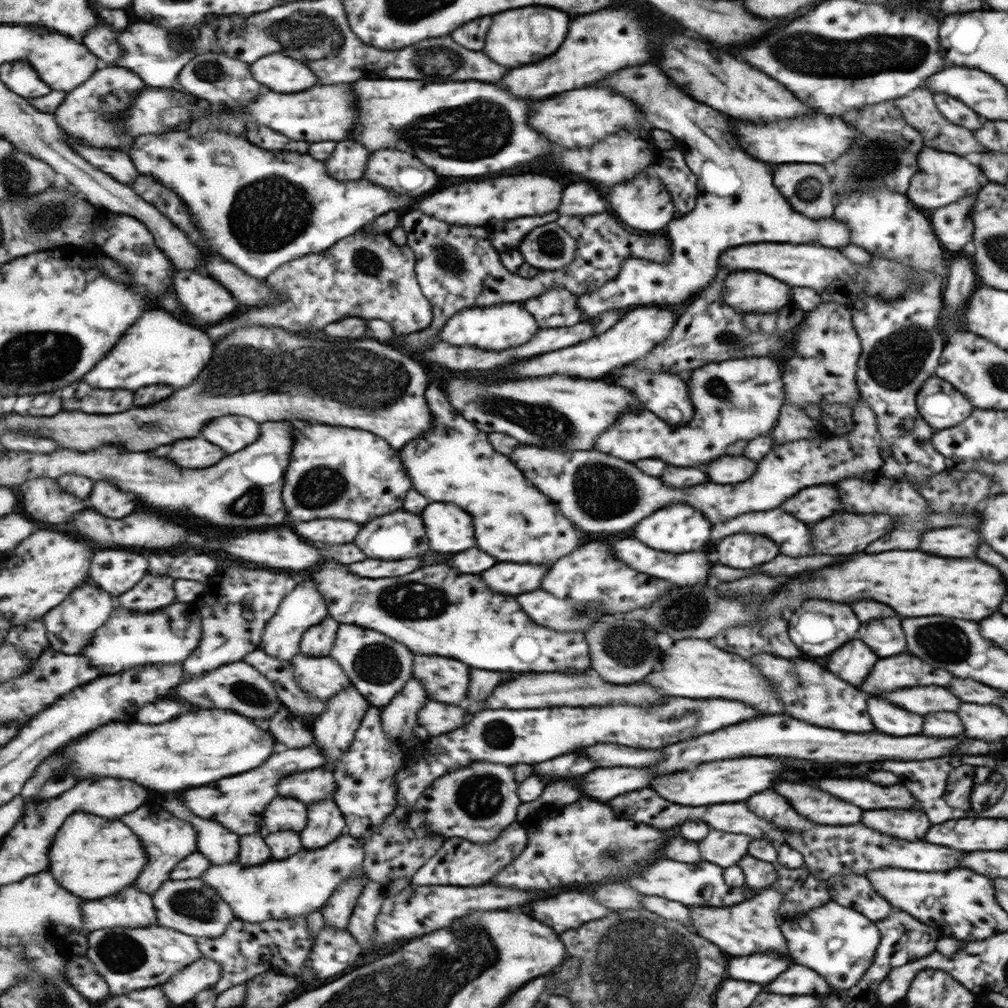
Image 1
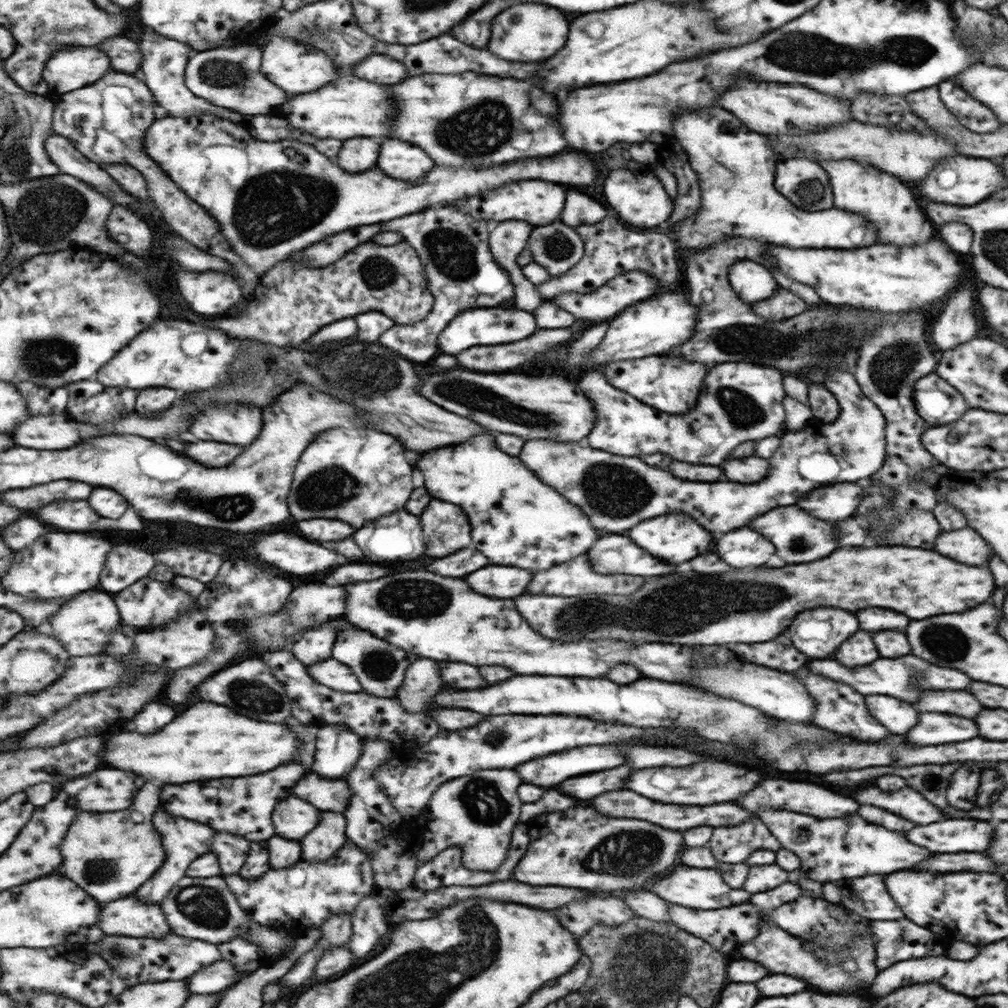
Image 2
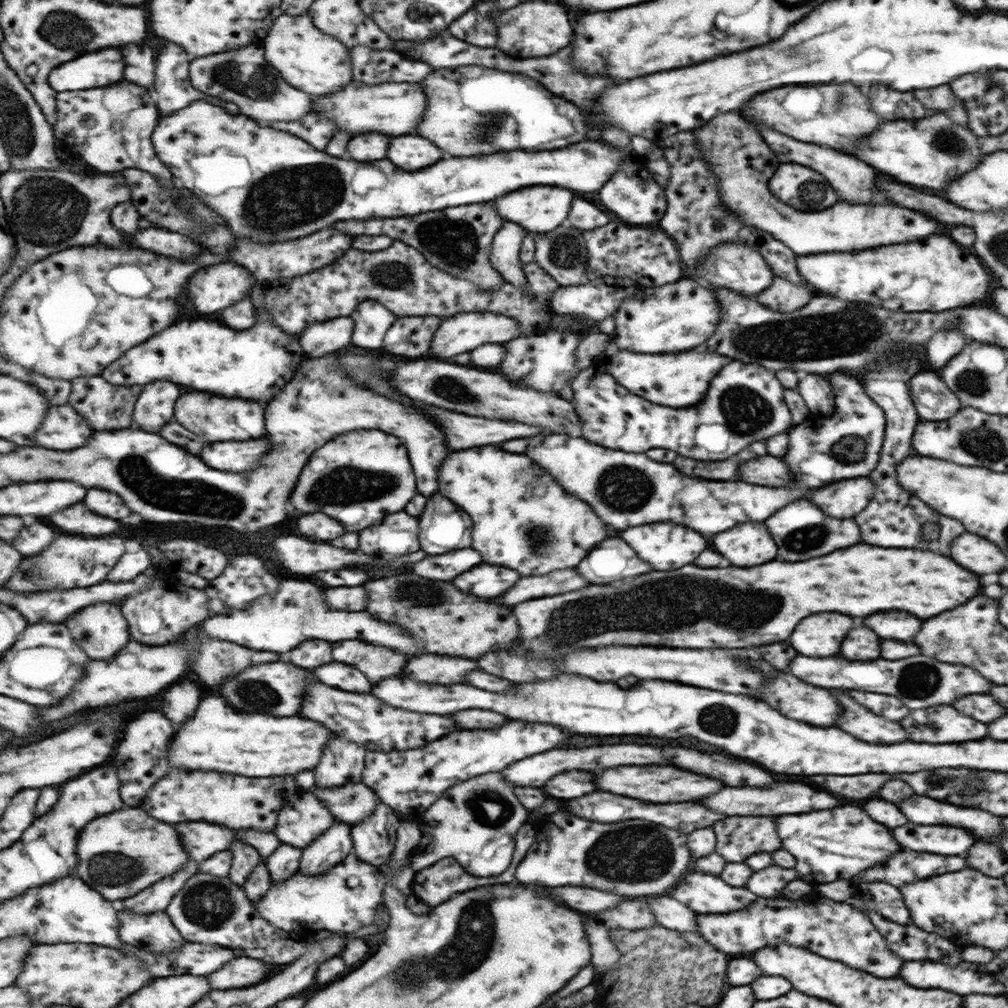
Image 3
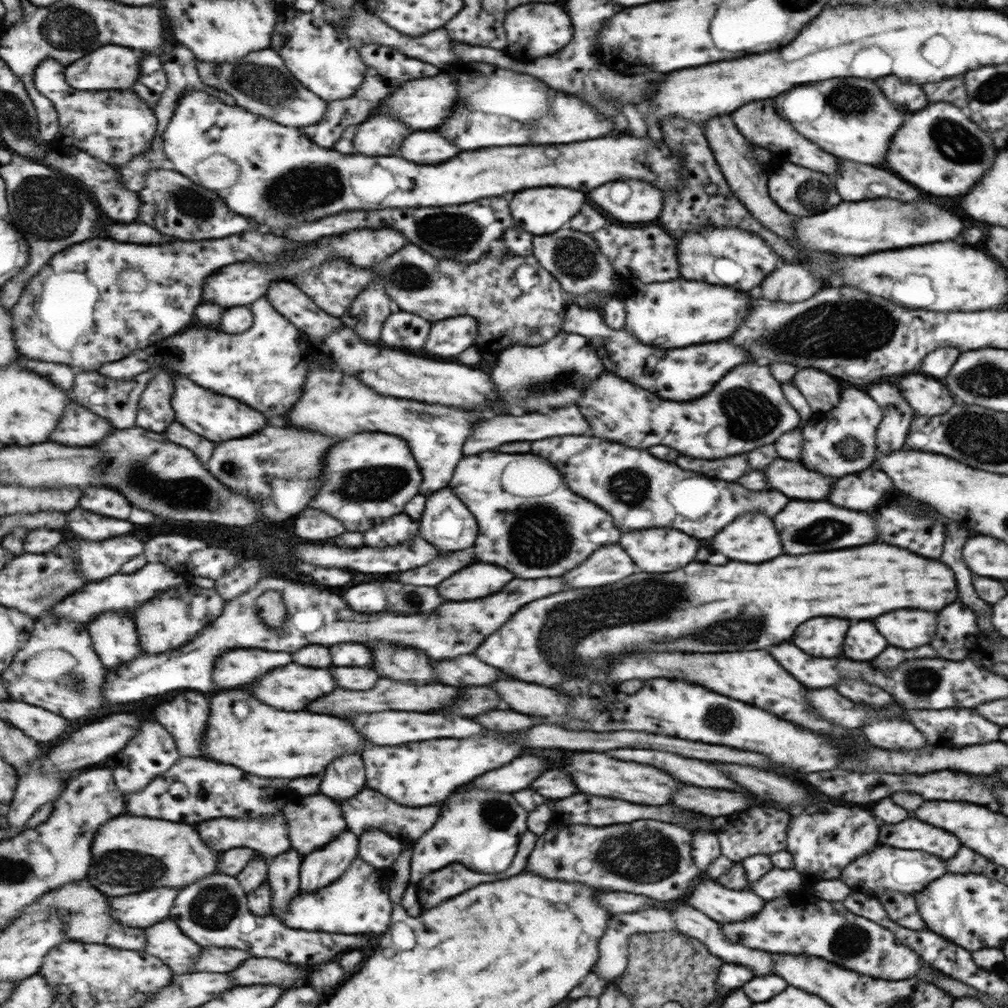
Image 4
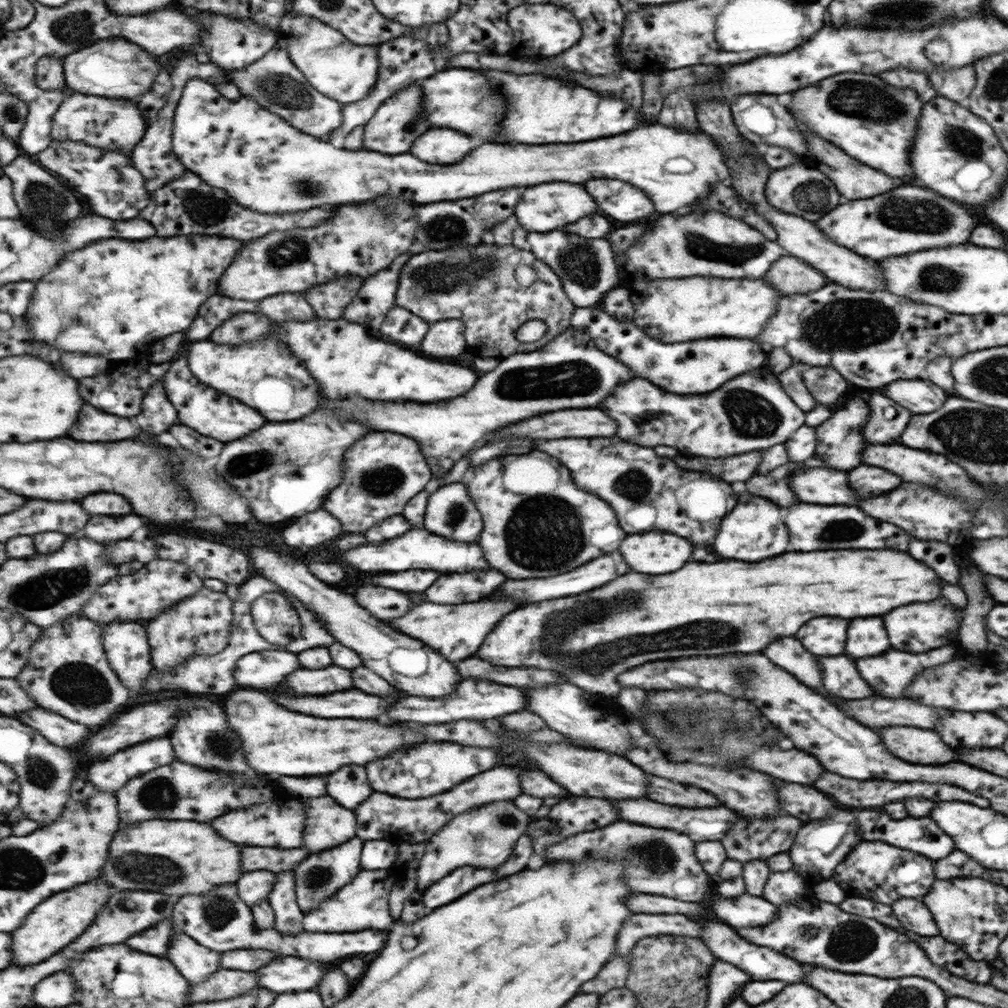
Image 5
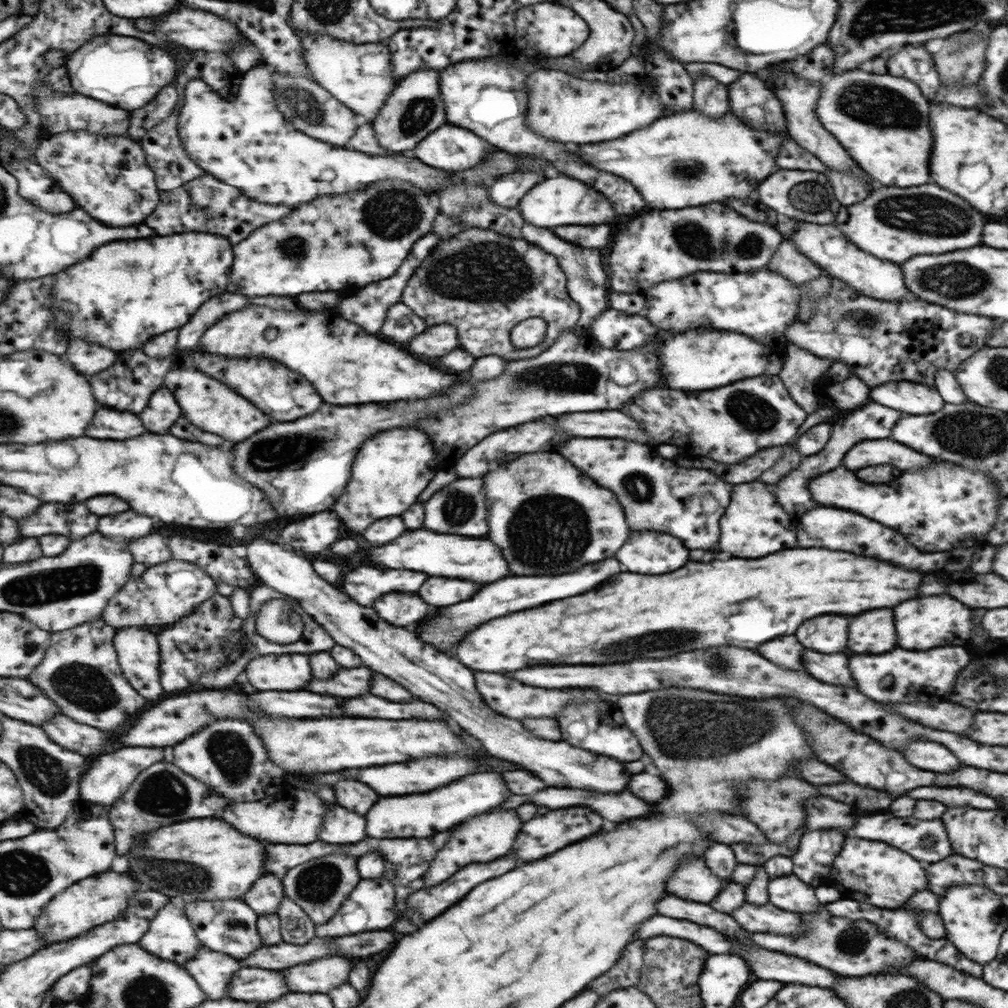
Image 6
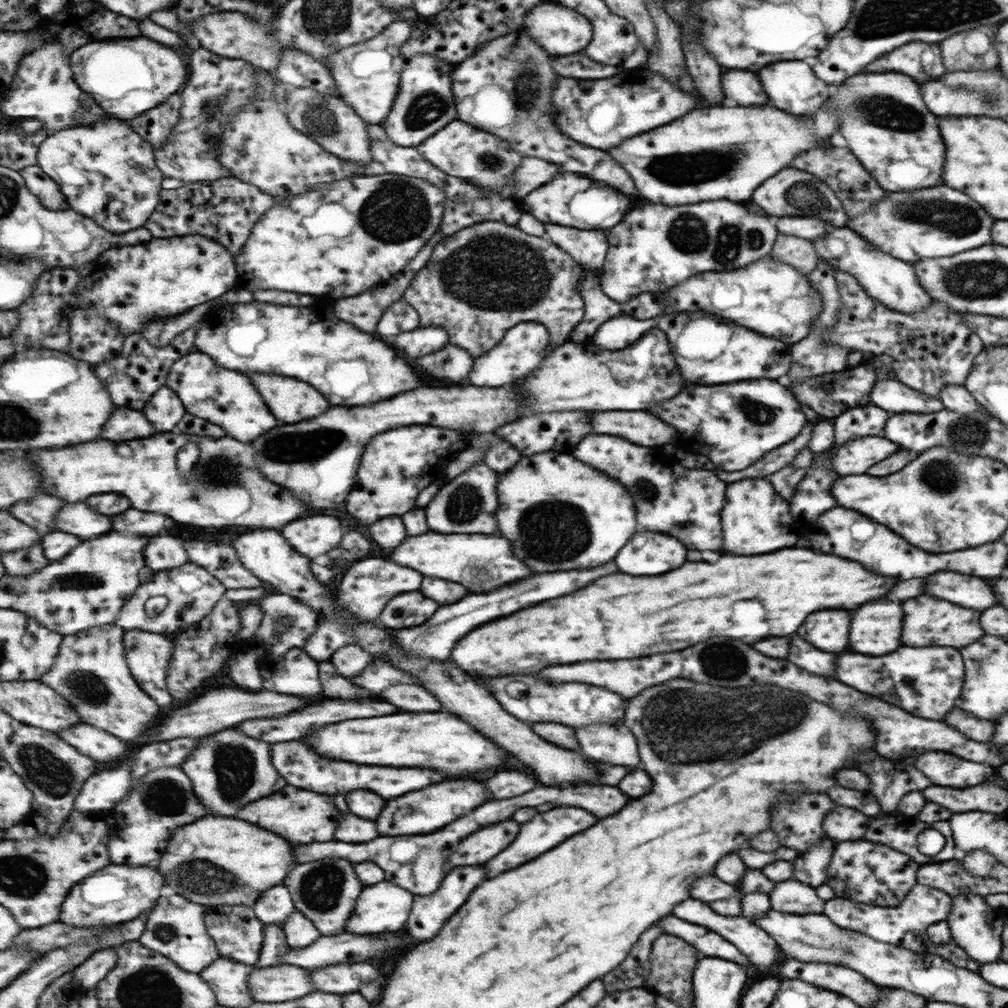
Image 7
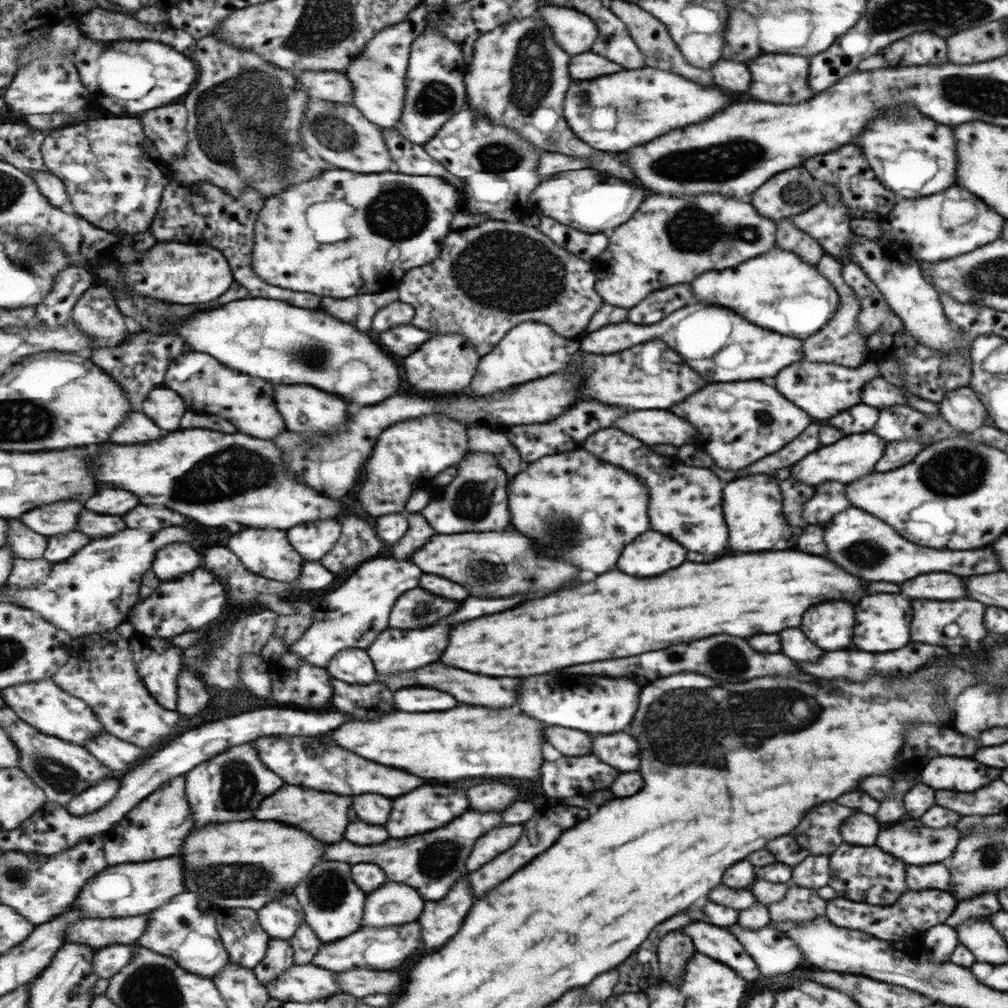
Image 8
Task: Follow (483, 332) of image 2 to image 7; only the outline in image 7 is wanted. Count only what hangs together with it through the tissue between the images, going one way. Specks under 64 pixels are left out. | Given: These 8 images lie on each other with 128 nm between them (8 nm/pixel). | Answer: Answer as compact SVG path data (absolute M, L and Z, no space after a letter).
M417 327L391 338L391 346L407 356L434 353L450 342L447 332L439 327Z

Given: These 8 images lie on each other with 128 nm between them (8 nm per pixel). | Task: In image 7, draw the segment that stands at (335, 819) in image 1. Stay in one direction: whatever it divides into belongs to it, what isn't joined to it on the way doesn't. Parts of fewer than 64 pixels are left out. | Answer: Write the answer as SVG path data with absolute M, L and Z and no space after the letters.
M323 858L299 864L291 870L285 884L289 887L298 910L313 920L319 932L325 936L345 933L347 920L354 912L355 902L363 889L354 865L339 858Z

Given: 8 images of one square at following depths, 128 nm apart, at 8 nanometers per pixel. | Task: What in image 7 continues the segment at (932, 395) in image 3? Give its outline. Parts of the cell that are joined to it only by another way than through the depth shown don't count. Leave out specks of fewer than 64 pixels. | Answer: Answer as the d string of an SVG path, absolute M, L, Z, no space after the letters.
M876 380L873 388L871 404L887 412L934 413L944 408L938 397L921 394L899 381Z

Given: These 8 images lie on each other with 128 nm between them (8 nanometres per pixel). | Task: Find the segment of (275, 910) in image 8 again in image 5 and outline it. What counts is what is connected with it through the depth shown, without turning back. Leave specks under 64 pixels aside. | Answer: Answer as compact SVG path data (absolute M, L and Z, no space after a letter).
M273 871L245 872L238 882L238 892L240 897L253 907L257 902L261 904L263 900L269 899L271 890L275 888L275 882L277 882L277 874Z

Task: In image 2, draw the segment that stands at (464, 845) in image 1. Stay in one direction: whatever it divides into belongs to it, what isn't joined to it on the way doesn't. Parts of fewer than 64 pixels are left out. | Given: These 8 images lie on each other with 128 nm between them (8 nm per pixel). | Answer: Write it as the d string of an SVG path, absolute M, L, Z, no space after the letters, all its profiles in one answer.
M519 822L514 830L515 846L511 846L511 858L507 858L507 866L503 866L503 870L495 870L493 874L465 870L465 868L461 868L461 852L457 848L447 848L447 850L439 852L430 862L418 865L413 880L411 880L411 886L423 890L423 892L433 892L433 890L441 889L441 886L483 886L483 884L491 884L491 882L497 882L497 880L509 880L515 864L519 862L519 858L526 853L525 850L530 846L529 840L532 836L529 836L527 832L533 834L533 825Z

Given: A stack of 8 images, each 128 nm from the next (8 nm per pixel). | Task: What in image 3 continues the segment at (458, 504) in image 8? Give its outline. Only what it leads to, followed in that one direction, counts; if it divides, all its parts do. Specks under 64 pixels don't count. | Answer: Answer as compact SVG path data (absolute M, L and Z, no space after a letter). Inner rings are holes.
M439 493L426 498L425 510L418 516L419 522L419 546L427 554L443 554L457 548L469 548L471 546L471 519L459 506L449 502L445 496ZM441 514L449 514L449 524L453 528L439 530ZM457 518L457 520L455 520ZM445 532L455 532L453 536Z

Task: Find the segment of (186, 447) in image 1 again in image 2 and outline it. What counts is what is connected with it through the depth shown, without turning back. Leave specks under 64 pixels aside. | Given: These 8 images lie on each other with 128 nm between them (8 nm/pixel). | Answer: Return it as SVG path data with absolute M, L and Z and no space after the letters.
M197 442L187 446L181 453L208 467L229 466L247 448L249 446L233 446L233 444L221 444L221 442Z

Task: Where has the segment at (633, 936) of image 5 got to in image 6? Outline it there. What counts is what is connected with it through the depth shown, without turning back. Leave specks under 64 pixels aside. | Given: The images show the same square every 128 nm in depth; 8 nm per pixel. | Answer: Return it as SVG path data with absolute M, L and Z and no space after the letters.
M667 916L649 918L647 922L643 922L643 930L635 934L635 938L649 938L649 936L671 936L671 938L689 940L709 952L709 955L731 954L731 942L727 942L723 934L707 926L699 926L685 920L673 920Z

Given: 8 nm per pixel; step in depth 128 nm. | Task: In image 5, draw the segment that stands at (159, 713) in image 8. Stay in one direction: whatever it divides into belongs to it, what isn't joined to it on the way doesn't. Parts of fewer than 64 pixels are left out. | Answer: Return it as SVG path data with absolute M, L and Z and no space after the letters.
M71 616L67 621L42 628L41 638L31 648L29 664L17 679L39 706L91 728L101 728L119 718L123 706L133 696L111 667L103 640L103 623L85 616Z

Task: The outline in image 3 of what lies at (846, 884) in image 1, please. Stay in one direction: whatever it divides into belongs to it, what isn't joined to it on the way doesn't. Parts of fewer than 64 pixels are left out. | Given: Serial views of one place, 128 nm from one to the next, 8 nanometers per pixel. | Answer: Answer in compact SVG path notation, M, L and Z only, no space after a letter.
M852 879L849 880L849 887L851 897L861 899L867 907L877 911L883 918L897 924L912 923L899 889L885 882L857 882Z

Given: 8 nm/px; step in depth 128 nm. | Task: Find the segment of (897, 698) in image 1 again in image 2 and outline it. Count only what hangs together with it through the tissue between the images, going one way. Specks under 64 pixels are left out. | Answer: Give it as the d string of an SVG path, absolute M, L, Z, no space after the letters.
M925 692L917 702L917 710L921 712L951 712L965 718L975 718L983 706L975 696L967 692Z

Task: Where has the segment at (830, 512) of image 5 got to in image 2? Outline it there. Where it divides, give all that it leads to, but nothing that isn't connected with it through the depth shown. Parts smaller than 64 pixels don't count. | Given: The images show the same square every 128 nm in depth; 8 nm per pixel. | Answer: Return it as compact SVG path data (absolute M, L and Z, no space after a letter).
M797 505L774 508L771 514L763 514L759 522L751 522L751 526L755 526L755 530L759 530L759 534L763 534L765 538L771 538L771 542L779 546L779 558L789 564L819 560L837 548L837 536L833 532L833 526L829 522L809 516Z

